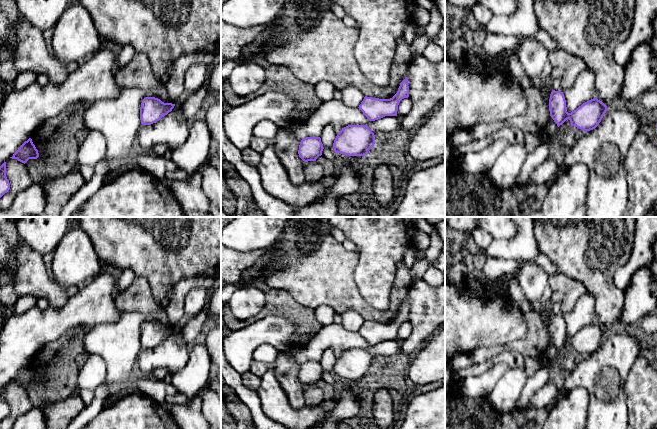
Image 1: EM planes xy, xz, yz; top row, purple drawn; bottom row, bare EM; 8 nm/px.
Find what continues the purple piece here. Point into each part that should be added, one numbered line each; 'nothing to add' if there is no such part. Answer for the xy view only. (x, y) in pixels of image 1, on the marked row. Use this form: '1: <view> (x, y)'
nothing to add

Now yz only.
nothing to add

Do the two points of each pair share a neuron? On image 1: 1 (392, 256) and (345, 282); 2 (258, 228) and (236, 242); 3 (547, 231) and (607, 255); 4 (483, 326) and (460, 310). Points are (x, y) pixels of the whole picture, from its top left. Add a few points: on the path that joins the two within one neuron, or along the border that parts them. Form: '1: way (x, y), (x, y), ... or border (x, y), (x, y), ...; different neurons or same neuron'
1: border (357, 254), (354, 281), (364, 298); different neurons
2: way (253, 228), (241, 237); same neuron
3: way (565, 231), (594, 231), (600, 237); same neuron
4: way (477, 321), (471, 321), (466, 316); same neuron

